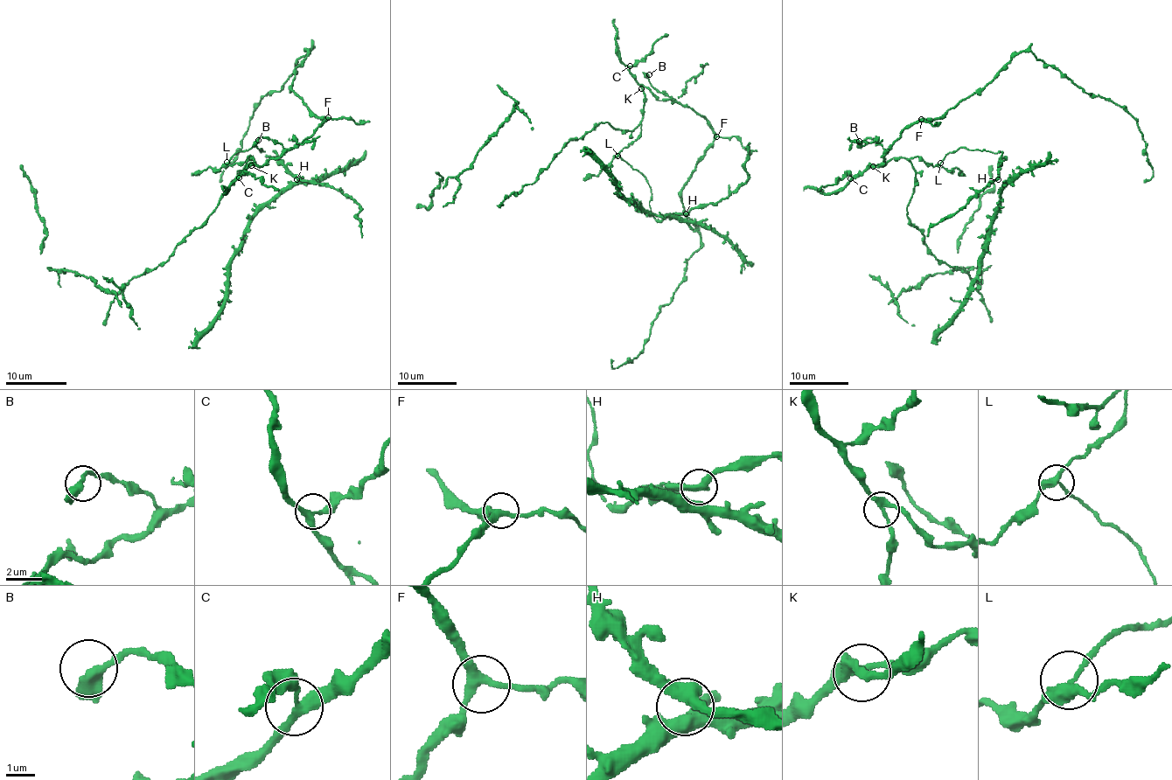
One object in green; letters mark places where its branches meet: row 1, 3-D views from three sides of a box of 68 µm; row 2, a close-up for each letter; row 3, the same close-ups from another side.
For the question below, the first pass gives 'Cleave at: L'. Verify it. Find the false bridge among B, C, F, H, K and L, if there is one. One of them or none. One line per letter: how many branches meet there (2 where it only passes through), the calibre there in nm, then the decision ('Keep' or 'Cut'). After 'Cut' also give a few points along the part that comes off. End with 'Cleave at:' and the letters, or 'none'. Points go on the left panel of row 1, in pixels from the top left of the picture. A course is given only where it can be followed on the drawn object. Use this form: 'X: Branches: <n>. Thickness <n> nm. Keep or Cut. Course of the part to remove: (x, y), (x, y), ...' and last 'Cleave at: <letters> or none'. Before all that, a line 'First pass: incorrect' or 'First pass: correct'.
First pass: correct
B: Branches: 3. Thickness 320 nm. Keep
C: Branches: 3. Thickness 300 nm. Keep
F: Branches: 3. Thickness 280 nm. Keep
H: Branches: 3. Thickness 320 nm. Keep
K: Branches: 3. Thickness 300 nm. Keep
L: Branches: 3. Thickness 280 nm. Cut. Course of the part to remove: (226, 163), (237, 152), (255, 146), (261, 149), (260, 152), (264, 150)
Cleave at: L

